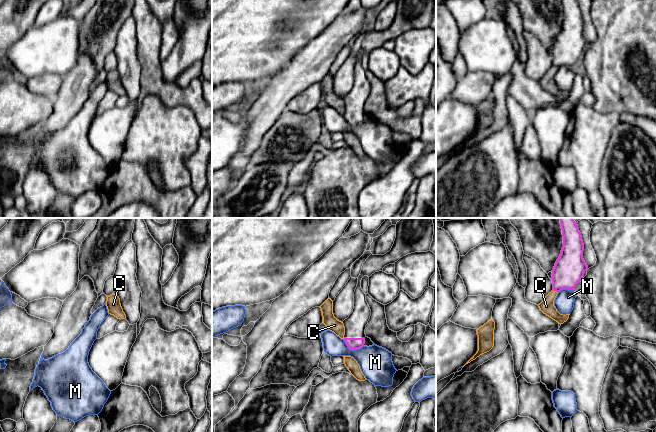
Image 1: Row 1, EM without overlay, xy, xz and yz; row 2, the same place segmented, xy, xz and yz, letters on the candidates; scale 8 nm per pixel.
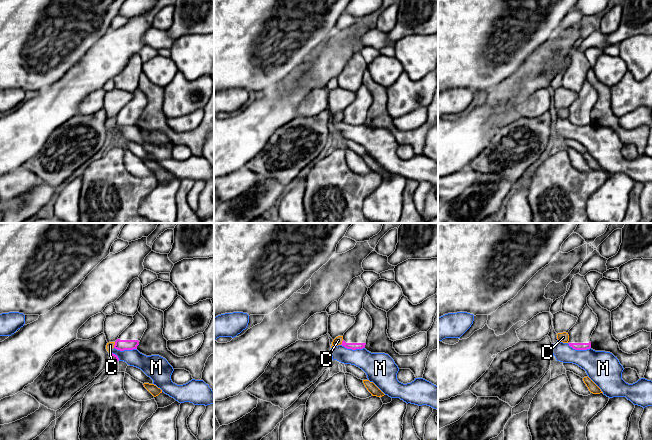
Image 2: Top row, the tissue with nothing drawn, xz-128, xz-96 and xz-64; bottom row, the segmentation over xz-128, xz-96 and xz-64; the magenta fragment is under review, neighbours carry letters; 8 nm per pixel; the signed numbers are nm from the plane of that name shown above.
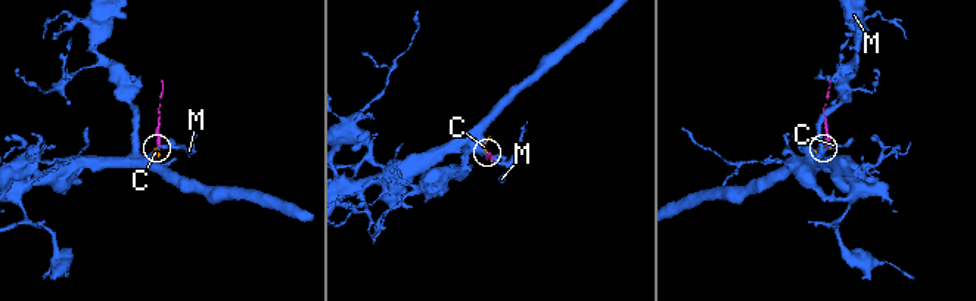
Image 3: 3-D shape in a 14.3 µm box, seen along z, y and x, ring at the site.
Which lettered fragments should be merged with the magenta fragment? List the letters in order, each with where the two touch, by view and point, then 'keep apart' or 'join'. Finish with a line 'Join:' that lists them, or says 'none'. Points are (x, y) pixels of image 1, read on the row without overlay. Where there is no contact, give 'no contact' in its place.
C: contact yz (555, 66); keep apart
M: contact xz (352, 125); keep apart
Join: none

